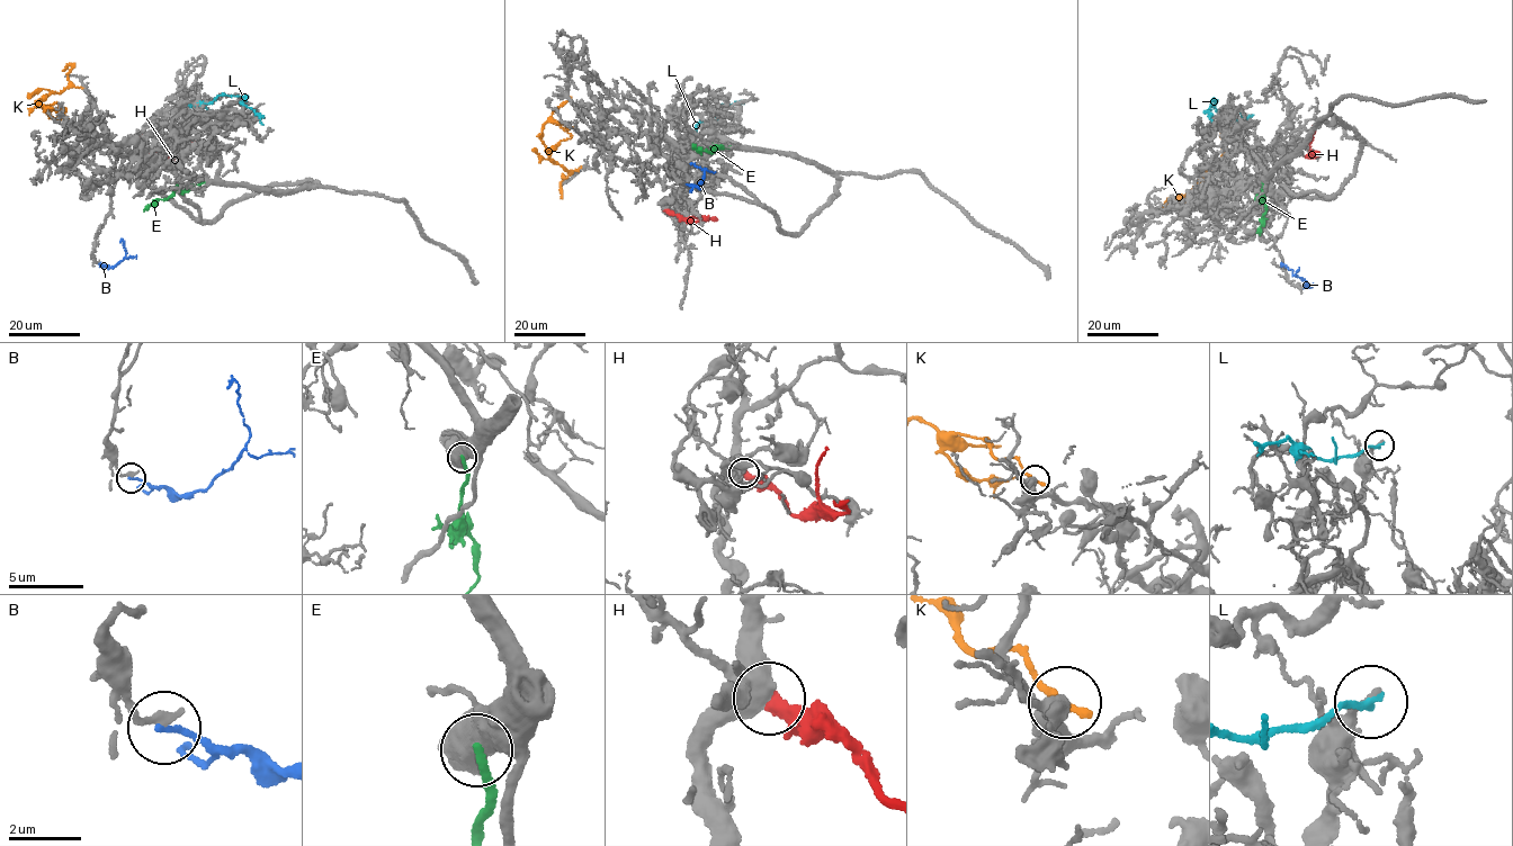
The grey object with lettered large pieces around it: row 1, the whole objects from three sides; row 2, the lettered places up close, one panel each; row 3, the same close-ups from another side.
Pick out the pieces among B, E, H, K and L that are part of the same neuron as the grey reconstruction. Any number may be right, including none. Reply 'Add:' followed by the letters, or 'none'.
Add: none

